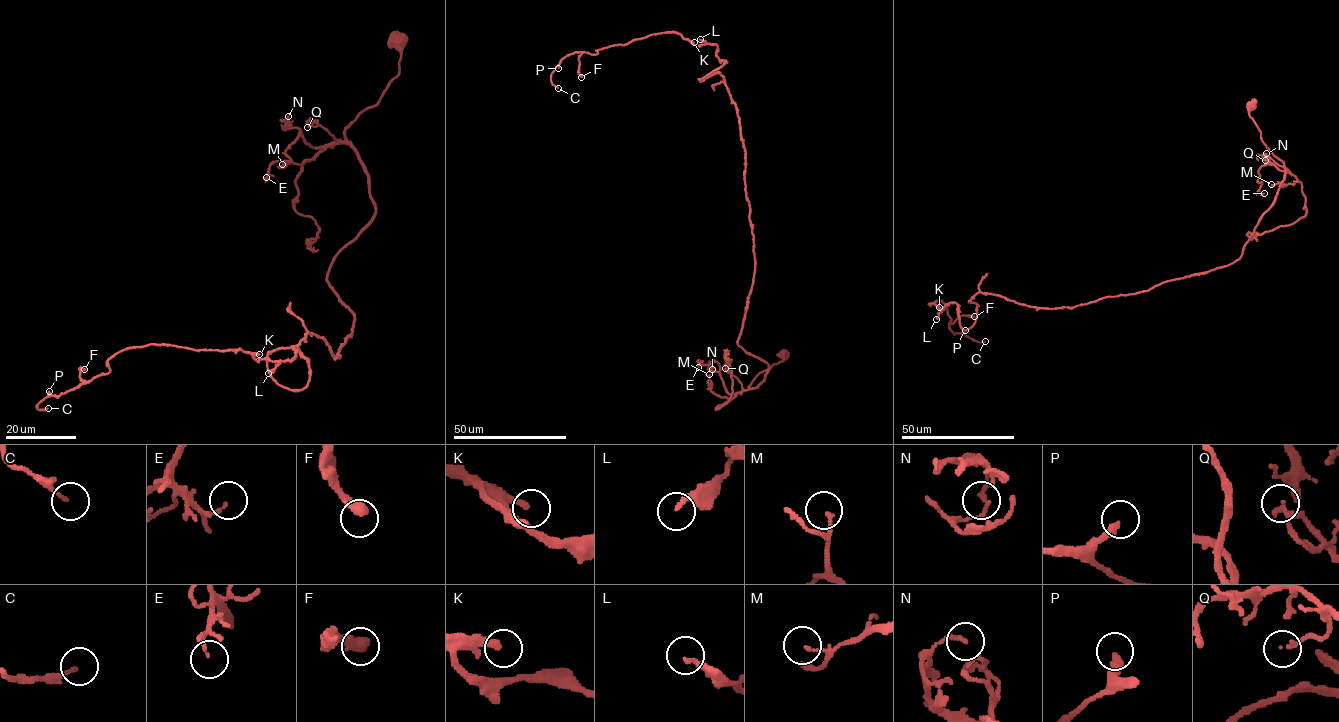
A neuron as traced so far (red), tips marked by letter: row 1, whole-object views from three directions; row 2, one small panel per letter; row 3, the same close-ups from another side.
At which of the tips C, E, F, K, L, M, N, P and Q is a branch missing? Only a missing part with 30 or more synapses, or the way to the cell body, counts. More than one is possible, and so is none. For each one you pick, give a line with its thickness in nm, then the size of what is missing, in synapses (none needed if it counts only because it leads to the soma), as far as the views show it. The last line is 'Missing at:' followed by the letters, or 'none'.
F: Thickness 440 nm. Roughly 30 synapses
Missing at: F

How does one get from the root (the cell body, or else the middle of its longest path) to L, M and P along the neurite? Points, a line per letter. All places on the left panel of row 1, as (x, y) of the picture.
L: (399, 42), (344, 130), (374, 206), (328, 275), (351, 334), (269, 353), (302, 390), (297, 348), (268, 373)
M: (399, 42), (399, 73), (380, 100), (364, 109), (344, 130), (344, 139), (300, 164), (282, 164)
P: (399, 42), (344, 130), (339, 357), (271, 351), (291, 390), (297, 348), (150, 344), (49, 391)

